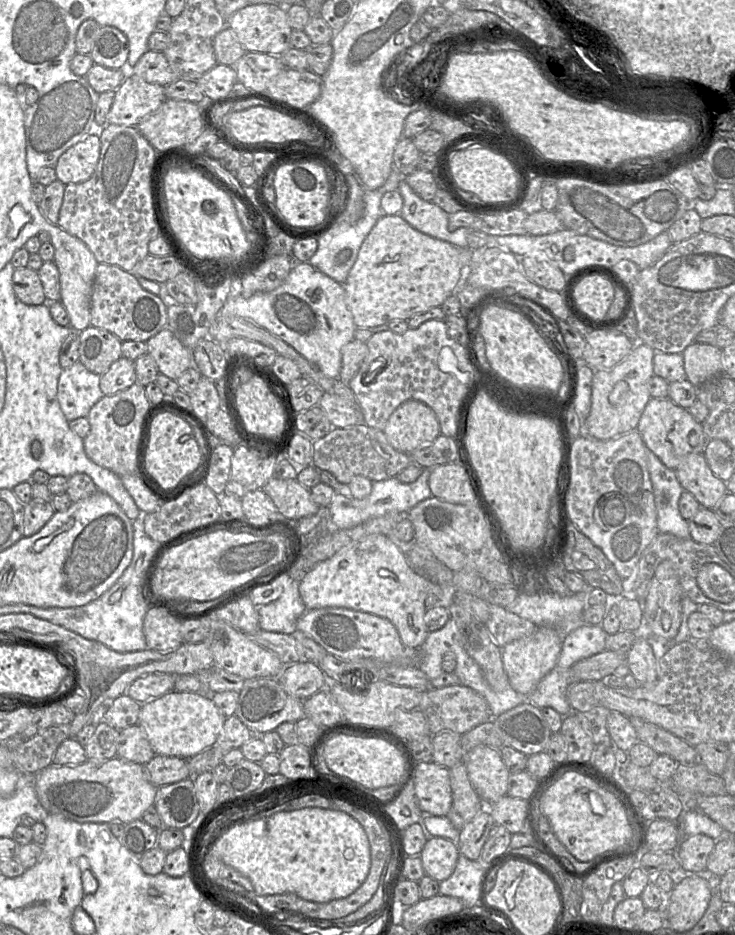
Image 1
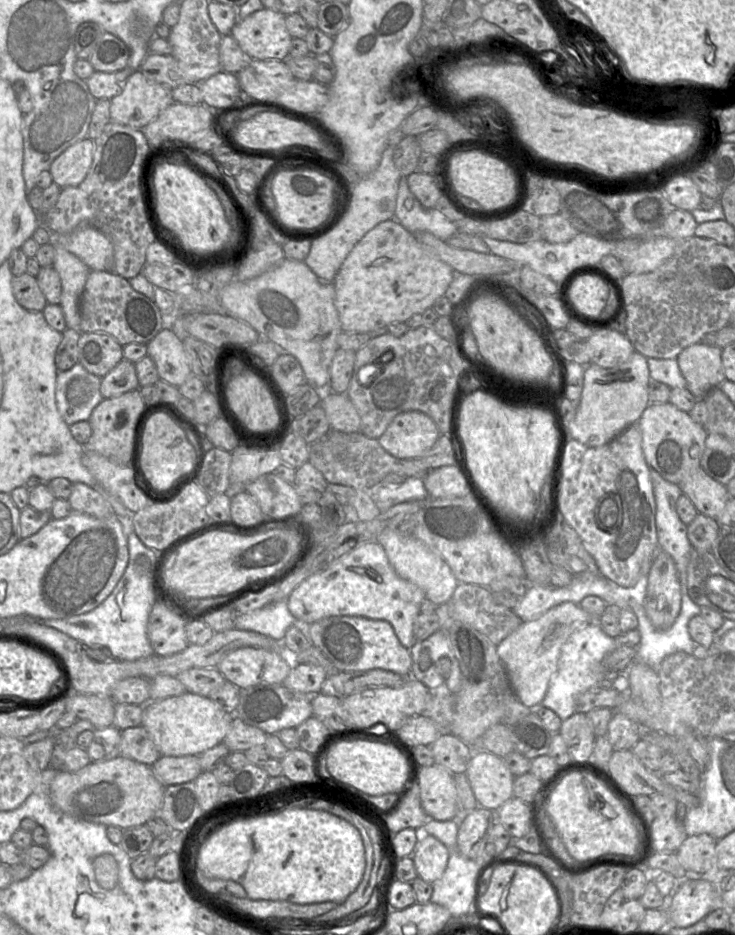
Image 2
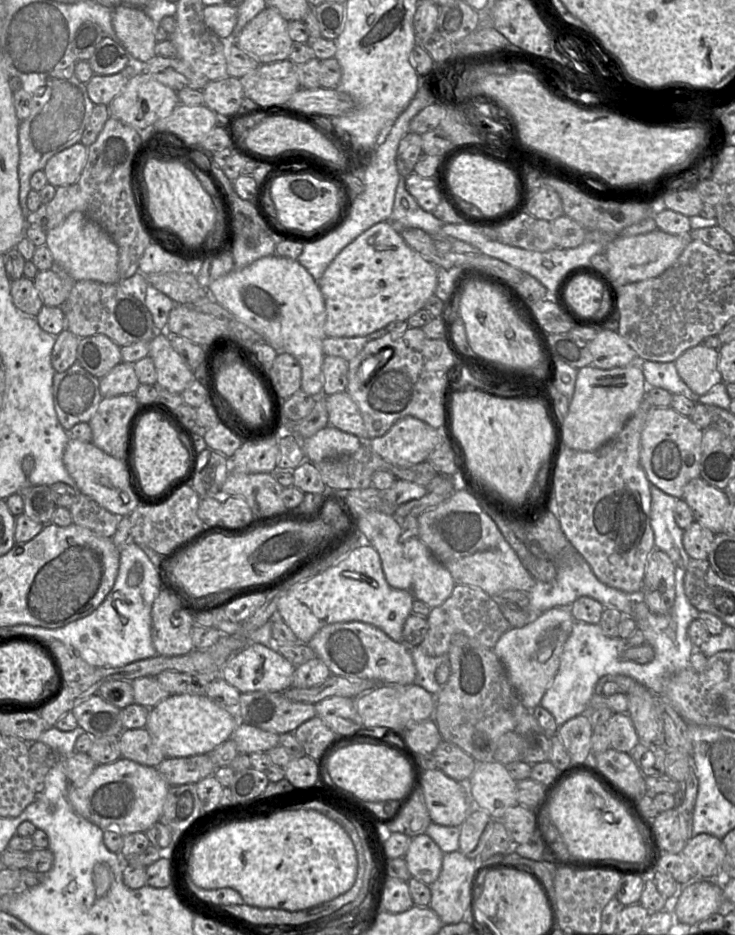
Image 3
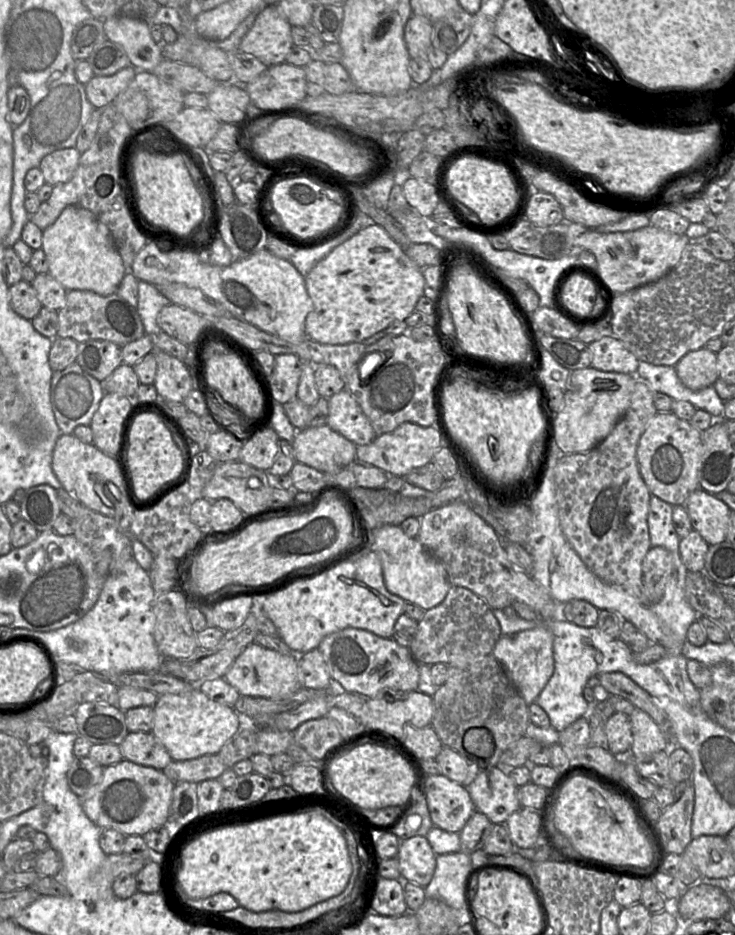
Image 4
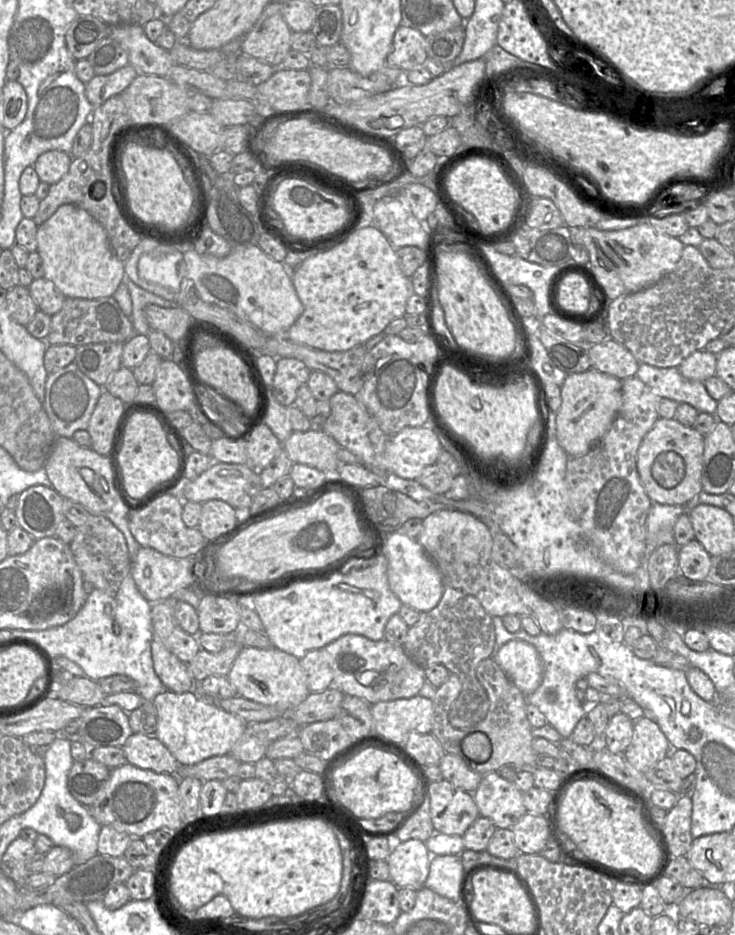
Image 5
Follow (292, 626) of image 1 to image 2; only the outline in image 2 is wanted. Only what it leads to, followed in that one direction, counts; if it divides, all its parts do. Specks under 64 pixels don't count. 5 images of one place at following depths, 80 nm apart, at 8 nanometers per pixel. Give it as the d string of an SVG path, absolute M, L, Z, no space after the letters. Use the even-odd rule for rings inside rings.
M287 600L271 604L247 614L238 614L234 629L253 631L282 642L286 631L296 623Z

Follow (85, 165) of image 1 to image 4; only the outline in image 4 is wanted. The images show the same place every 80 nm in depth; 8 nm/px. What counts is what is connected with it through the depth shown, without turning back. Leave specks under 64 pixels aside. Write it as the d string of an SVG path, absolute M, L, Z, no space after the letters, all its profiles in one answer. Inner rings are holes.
M75 148L59 149L46 155L39 165L45 182L55 186L70 181L77 169L81 153Z

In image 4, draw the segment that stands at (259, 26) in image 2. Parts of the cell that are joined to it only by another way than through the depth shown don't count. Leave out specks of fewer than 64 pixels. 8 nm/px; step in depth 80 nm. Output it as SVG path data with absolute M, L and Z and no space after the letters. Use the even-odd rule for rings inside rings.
M268 5L257 16L255 22L242 39L239 49L255 56L267 67L284 63L293 47L291 28L292 26L280 13L277 6Z

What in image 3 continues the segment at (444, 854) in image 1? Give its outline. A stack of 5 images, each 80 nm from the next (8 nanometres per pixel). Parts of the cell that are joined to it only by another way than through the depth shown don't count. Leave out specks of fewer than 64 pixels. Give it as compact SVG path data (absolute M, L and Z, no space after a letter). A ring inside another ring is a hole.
M426 833L412 838L404 856L411 878L431 885L438 878L444 853Z

